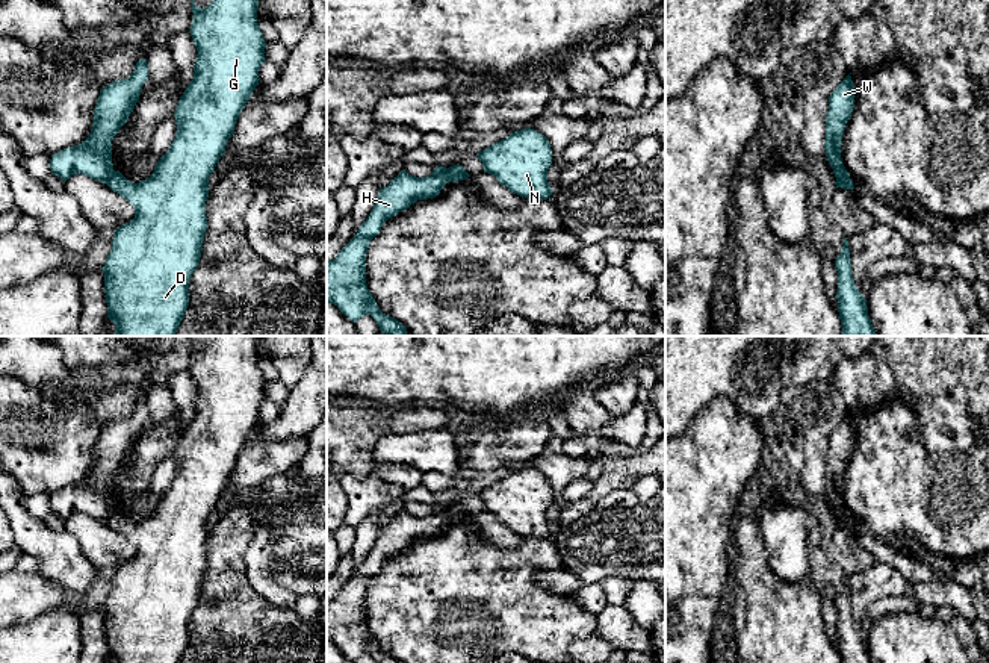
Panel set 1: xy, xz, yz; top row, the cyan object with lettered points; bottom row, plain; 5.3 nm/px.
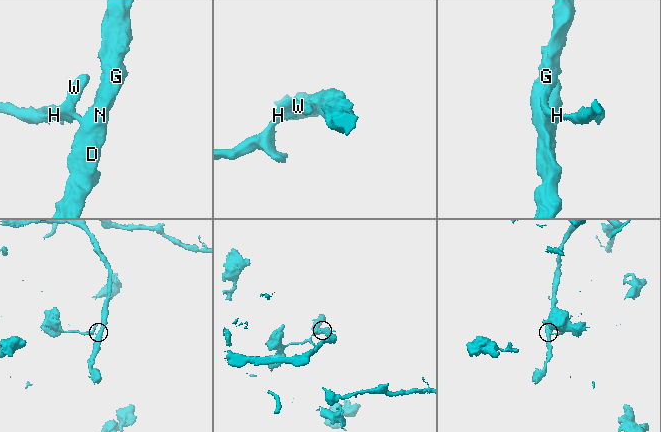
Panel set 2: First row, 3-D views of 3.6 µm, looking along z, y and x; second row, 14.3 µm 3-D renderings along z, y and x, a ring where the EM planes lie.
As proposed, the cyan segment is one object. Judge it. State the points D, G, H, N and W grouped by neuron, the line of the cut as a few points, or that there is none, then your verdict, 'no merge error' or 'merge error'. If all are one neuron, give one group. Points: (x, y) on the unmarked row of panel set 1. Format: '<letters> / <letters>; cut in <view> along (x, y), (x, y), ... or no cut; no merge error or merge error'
D G N / H W; cut in yz along (837, 516), (850, 519); merge error

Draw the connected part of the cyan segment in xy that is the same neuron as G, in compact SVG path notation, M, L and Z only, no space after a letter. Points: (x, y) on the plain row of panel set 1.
M216 336L204 348L192 342L189 368L197 386L194 418L186 425L174 450L177 471L169 489L156 503L154 512L139 521L127 519L119 510L110 513L107 525L135 546L135 557L113 571L112 589L101 607L107 657L113 663L180 663L189 645L189 619L200 602L207 569L206 540L209 516L221 495L242 448L259 424L259 409L265 401L266 380L257 362L257 345L262 336Z

